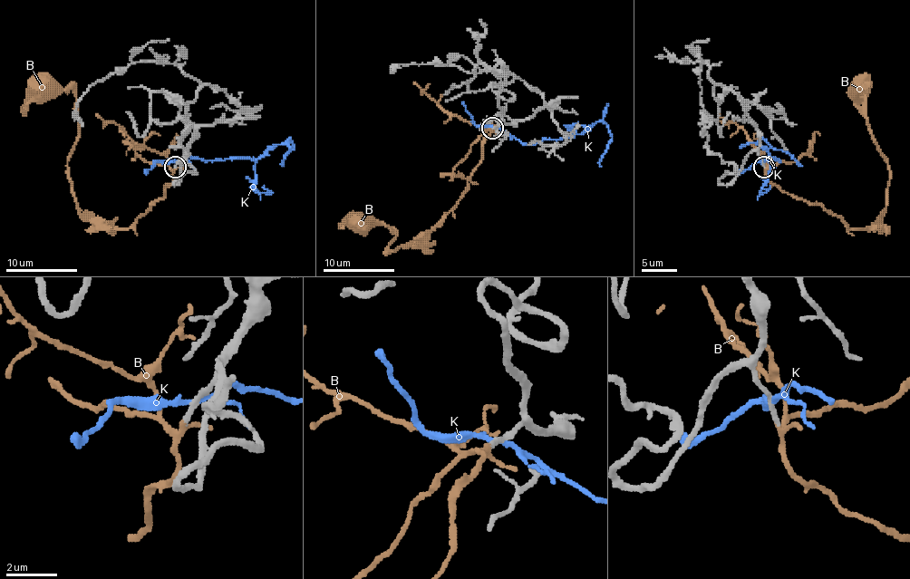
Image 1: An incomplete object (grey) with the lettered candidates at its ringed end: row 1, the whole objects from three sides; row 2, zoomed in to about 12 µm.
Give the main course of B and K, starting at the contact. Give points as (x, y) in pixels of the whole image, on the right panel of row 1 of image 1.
B: (764, 168), (782, 190), (852, 227), (869, 227), (885, 207), (889, 176), (859, 91)
K: (762, 160), (780, 160), (771, 159), (757, 144), (760, 139), (791, 155), (802, 166)

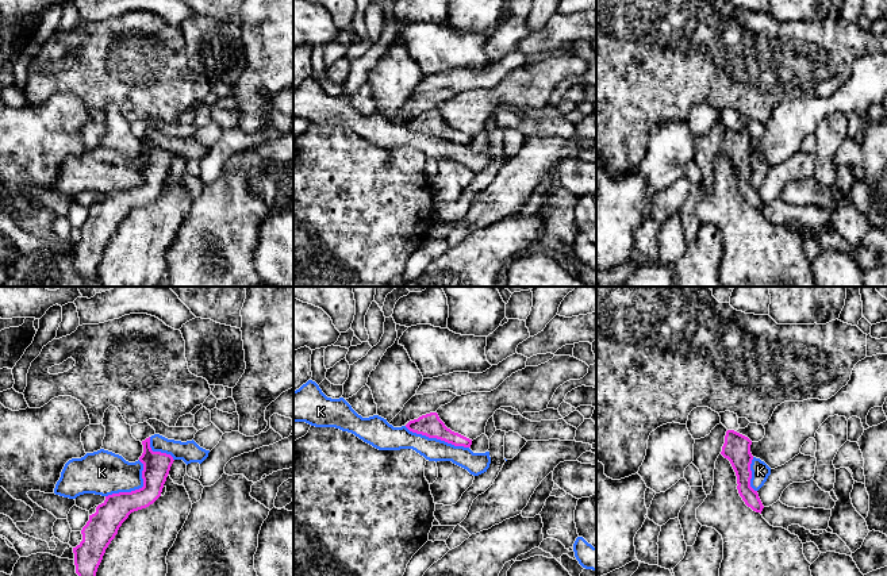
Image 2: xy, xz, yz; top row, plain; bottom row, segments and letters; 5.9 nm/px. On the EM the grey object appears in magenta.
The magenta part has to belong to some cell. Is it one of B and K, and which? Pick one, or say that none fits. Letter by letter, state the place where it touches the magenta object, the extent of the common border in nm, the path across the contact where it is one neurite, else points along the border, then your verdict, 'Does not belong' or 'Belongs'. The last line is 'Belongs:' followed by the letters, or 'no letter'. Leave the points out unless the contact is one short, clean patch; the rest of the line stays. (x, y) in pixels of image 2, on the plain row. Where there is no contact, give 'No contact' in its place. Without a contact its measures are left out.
B: No contact. Belongs
K: Touches magenta at xy (135, 187). Shared border 300 nm. Does not belong
Belongs: B

